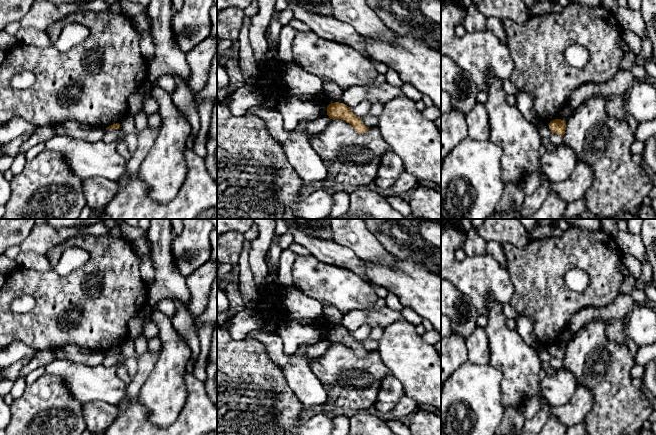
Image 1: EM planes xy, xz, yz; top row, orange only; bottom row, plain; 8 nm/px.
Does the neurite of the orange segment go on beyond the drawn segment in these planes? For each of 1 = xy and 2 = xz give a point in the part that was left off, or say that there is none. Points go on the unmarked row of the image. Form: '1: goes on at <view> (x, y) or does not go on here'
1: does not go on here
2: does not go on here

